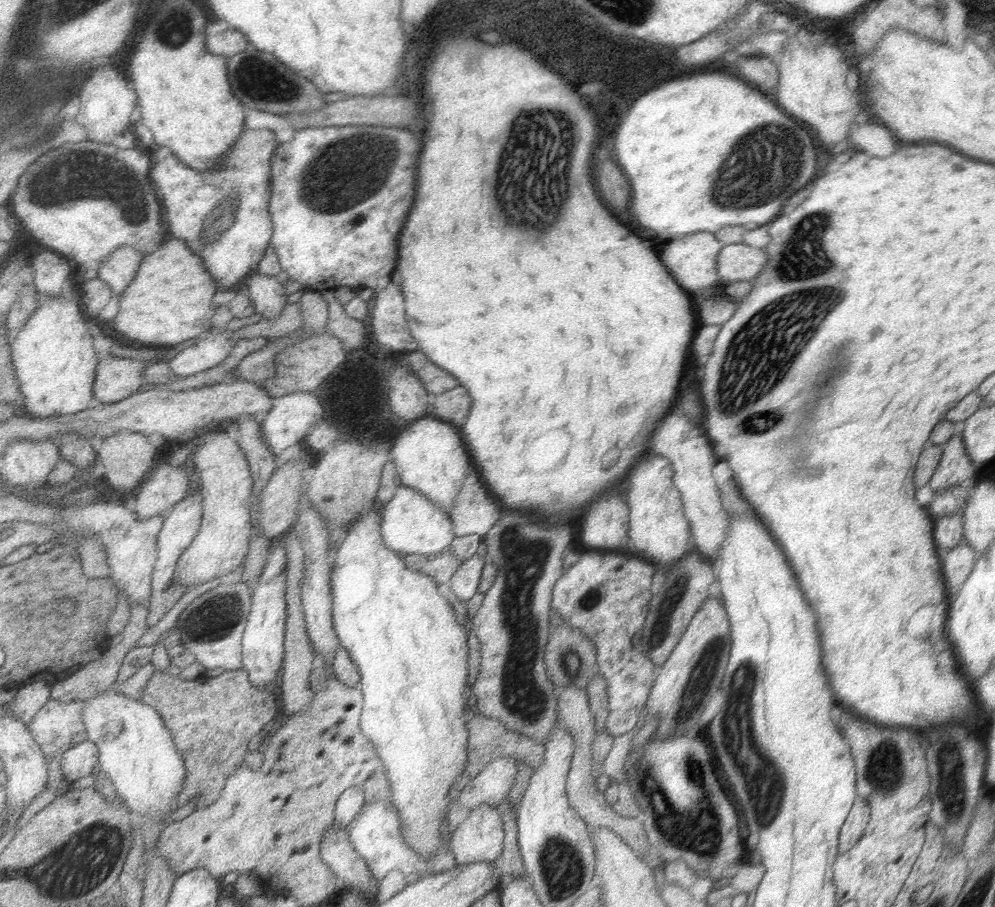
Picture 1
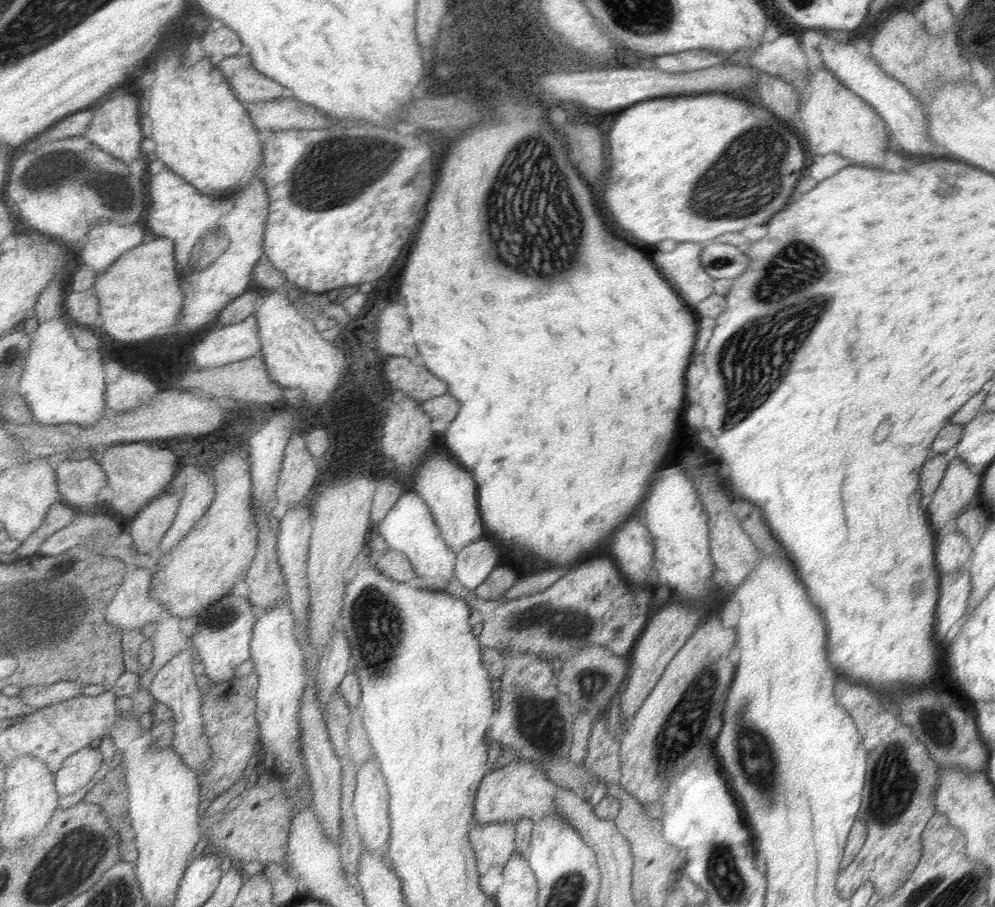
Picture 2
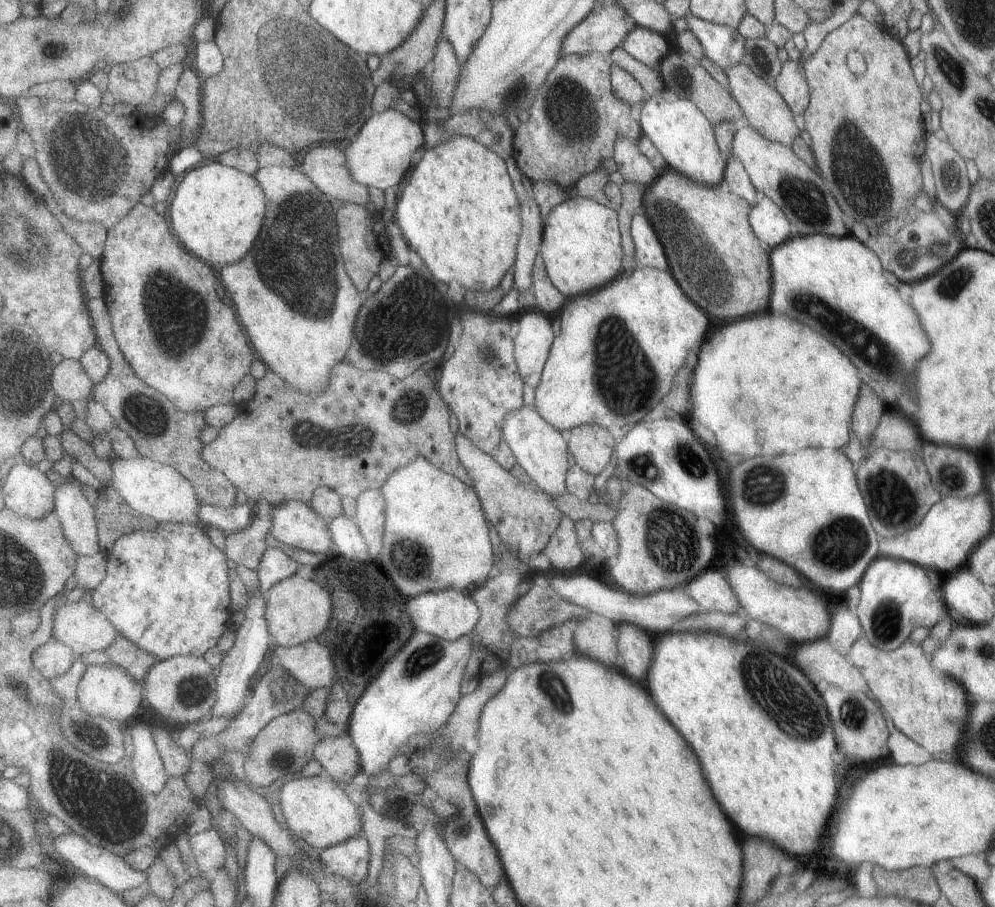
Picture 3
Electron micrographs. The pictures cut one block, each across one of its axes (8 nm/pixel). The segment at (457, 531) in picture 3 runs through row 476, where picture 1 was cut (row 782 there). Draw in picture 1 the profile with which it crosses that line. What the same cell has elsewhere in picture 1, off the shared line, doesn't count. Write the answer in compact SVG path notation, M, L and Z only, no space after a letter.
M369 510L363 518L359 518L347 532L345 540L341 542L341 546L337 546L335 550L335 558L333 558L333 596L335 596L335 628L337 634L341 638L341 644L345 650L351 652L353 660L357 662L357 666L361 668L361 688L365 692L365 710L363 710L363 720L361 720L361 728L365 730L365 736L377 746L377 752L385 764L387 776L389 776L389 784L391 784L391 804L395 806L395 810L401 814L401 822L403 822L403 830L405 830L405 838L409 840L409 846L413 846L413 850L417 850L417 854L423 856L433 856L443 848L443 824L445 824L445 814L449 810L449 792L451 788L457 784L457 780L465 774L465 766L469 764L469 742L471 742L471 732L467 728L467 720L465 714L469 710L467 702L469 698L465 696L465 688L469 688L469 642L467 642L467 626L463 624L463 620L455 614L453 610L453 600L445 598L439 594L439 584L435 582L433 576L427 576L423 572L413 572L407 562L405 556L391 550L385 544L385 536L383 536L383 522L385 518L381 518L379 510Z

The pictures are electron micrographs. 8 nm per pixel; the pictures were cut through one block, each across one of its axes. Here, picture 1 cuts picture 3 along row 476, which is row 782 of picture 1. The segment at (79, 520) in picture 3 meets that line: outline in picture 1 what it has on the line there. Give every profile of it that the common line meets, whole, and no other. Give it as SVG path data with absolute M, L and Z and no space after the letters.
M87 740L83 744L77 744L73 750L69 750L61 758L61 768L65 772L65 778L69 784L75 780L85 780L89 774L99 772L99 762L101 762L101 748Z

